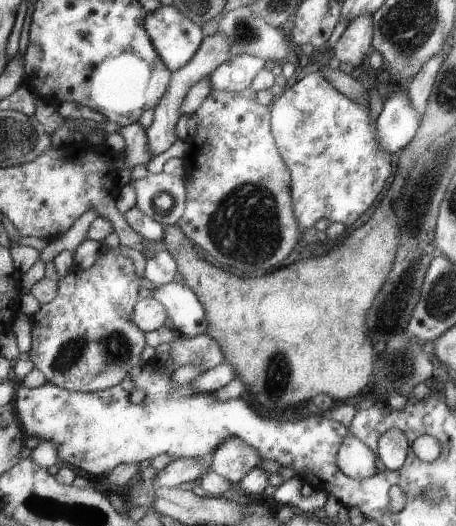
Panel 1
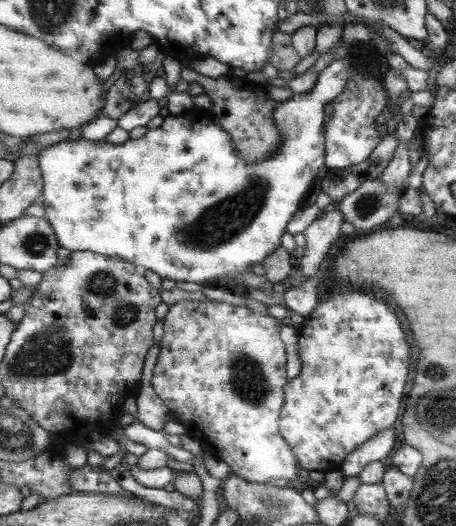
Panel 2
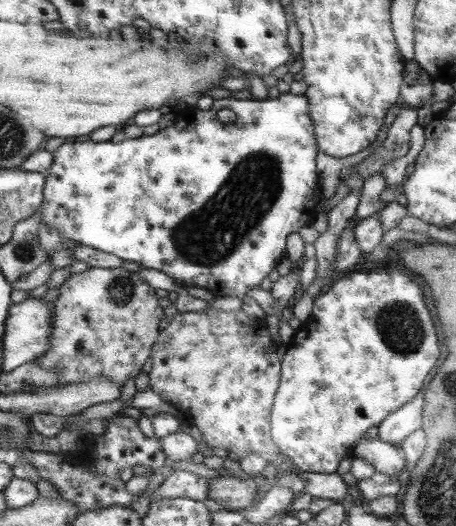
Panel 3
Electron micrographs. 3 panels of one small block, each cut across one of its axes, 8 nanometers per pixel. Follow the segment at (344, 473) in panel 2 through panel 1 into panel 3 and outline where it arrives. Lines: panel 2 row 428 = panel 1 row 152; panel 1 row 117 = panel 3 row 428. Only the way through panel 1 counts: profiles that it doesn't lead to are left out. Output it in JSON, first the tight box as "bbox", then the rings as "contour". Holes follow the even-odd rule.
{"bbox":[377,390,423,445],"contour":[[[423,390],[377,425],[377,437],[383,442],[395,445],[403,441],[413,431],[421,429],[422,406]]]}

